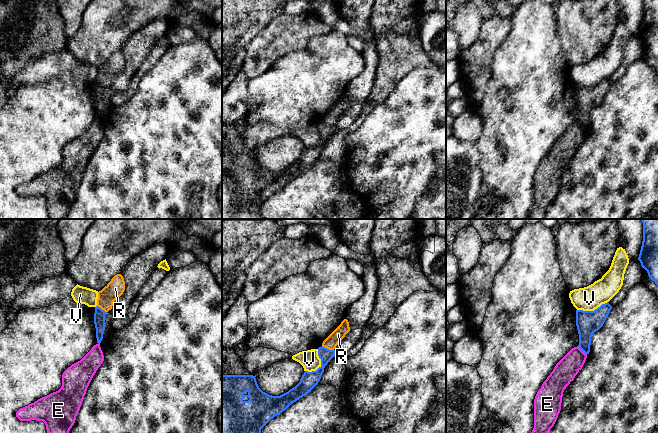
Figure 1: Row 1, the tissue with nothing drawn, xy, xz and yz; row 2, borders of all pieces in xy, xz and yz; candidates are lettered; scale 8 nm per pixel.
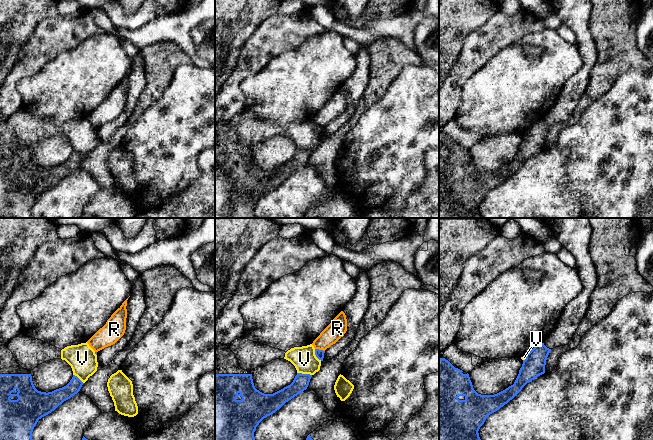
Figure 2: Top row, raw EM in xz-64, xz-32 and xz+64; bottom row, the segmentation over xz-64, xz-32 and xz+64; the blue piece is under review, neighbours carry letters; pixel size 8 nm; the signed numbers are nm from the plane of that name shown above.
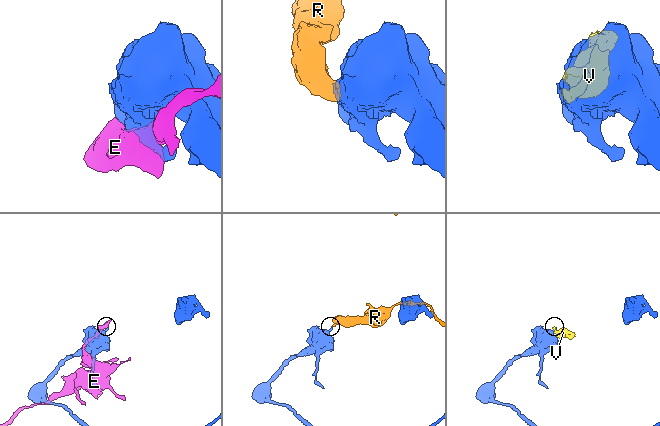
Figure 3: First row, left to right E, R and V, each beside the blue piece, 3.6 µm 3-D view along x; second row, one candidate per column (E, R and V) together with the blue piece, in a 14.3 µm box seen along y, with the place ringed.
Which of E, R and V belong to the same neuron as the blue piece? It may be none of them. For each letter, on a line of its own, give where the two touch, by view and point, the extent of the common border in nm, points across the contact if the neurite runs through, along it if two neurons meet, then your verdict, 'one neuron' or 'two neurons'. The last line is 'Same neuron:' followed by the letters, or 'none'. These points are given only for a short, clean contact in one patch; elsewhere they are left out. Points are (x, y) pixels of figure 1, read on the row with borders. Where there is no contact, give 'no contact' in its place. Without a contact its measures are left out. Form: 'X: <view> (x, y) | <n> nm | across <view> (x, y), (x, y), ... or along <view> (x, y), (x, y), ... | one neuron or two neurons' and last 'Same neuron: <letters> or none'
E: yz (582, 350) | 100 nm | two neurons
R: xz (328, 349) | 100 nm | along xz (322, 345), (333, 350) | two neurons
V: xz (321, 365) | 220 nm | two neurons
Same neuron: none

